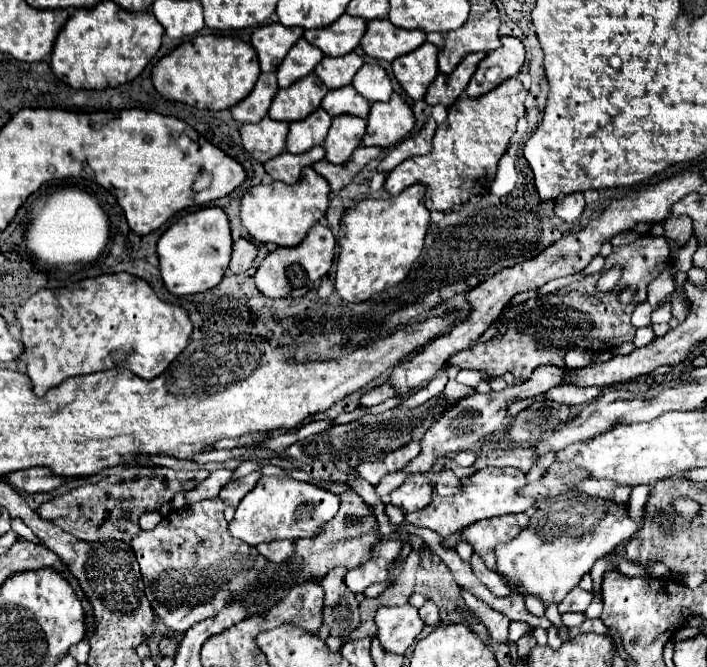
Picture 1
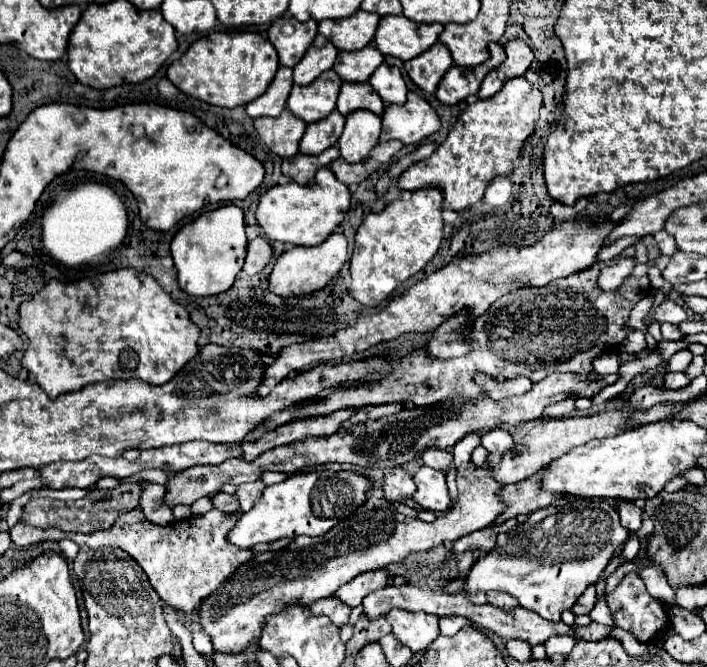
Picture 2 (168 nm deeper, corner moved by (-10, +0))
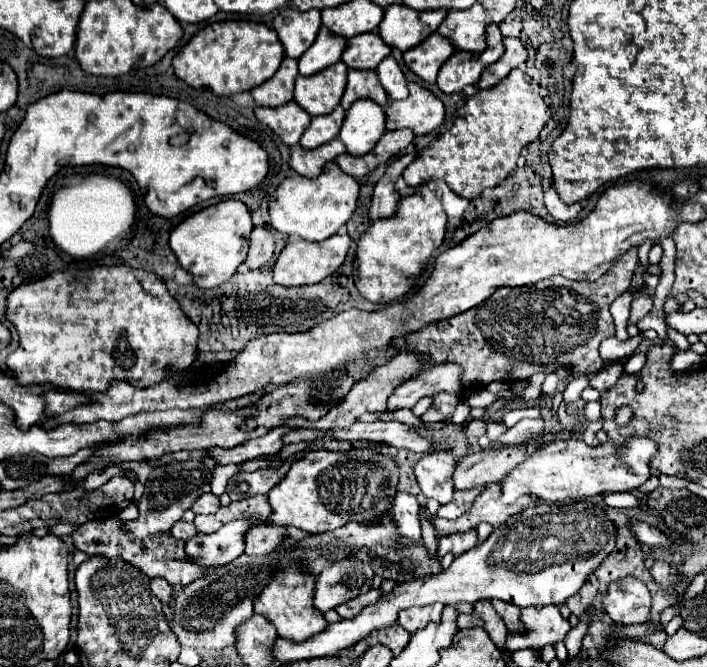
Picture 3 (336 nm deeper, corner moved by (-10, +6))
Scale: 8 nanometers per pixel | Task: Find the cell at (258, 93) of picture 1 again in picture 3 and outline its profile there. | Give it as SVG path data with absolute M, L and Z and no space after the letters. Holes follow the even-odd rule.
M284 57L280 69L262 85L252 89L252 97L256 105L278 107L292 99L294 79L298 75L298 61L292 57Z

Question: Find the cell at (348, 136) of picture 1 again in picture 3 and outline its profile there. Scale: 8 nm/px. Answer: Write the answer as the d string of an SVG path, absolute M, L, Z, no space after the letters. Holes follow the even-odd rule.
M358 99L346 111L346 119L340 129L340 139L350 155L366 155L370 149L374 149L384 131L384 109L370 99Z

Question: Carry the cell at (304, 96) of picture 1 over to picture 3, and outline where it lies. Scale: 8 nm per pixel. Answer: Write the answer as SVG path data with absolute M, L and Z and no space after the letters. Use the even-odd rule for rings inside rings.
M338 61L334 67L314 75L298 75L294 101L310 115L328 115L340 103L346 89L346 63Z

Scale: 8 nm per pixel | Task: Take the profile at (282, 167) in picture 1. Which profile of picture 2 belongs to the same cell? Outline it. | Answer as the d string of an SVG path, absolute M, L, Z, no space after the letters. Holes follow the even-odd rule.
M336 145L318 153L318 155L296 153L294 157L288 157L282 161L282 173L296 183L308 183L320 167L330 165L338 157L340 157L340 151Z

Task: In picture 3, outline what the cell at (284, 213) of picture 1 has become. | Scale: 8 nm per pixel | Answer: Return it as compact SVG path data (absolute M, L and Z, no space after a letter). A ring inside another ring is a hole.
M336 161L326 163L322 175L308 179L302 175L284 179L276 193L270 197L270 223L286 235L300 237L306 241L324 241L338 233L342 225L348 223L358 201L358 181L336 165Z

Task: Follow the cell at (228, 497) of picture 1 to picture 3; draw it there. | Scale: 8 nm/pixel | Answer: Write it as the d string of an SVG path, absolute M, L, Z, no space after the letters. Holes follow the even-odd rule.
M206 493L206 495L202 495L200 499L196 499L196 501L192 503L192 511L194 511L196 515L200 515L200 513L204 513L204 515L216 513L218 509L220 509L220 501L218 501L218 497L212 495L212 493Z

